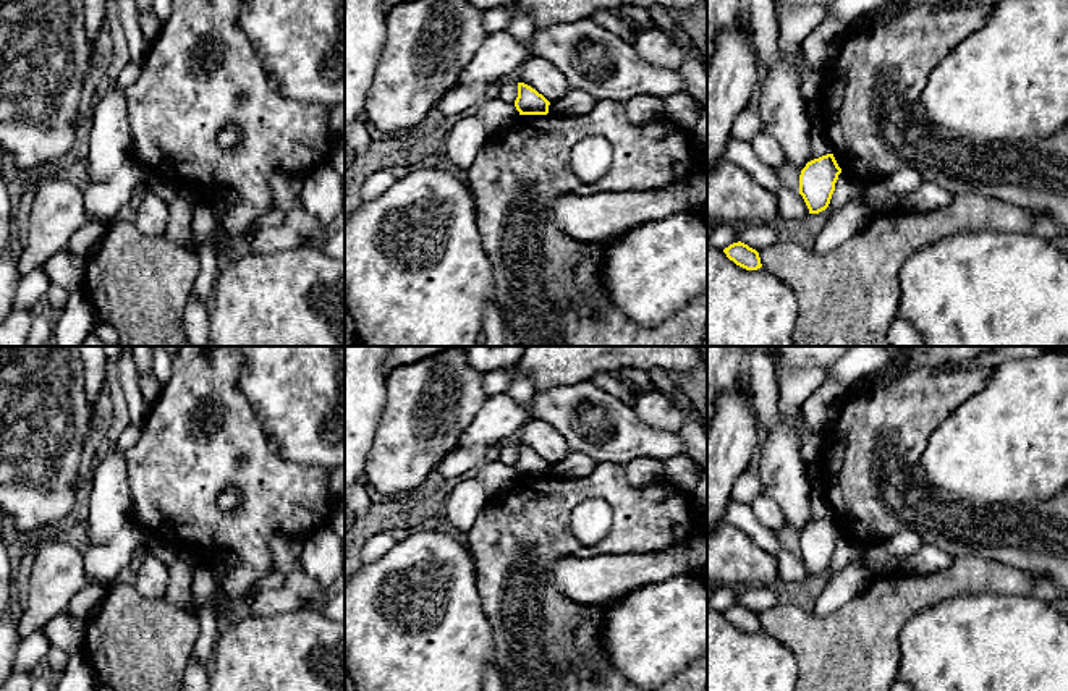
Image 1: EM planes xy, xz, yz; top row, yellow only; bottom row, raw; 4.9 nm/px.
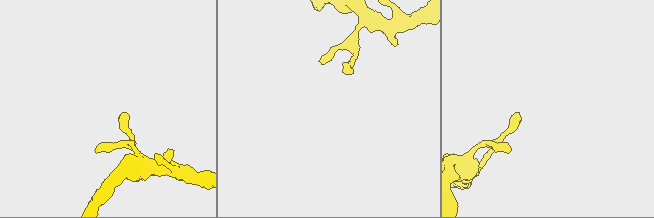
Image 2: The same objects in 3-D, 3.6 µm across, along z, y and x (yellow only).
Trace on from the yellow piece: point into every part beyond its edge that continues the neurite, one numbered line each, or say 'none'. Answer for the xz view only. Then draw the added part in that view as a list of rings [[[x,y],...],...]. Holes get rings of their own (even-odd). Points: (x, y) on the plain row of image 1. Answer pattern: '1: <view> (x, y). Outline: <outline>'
none

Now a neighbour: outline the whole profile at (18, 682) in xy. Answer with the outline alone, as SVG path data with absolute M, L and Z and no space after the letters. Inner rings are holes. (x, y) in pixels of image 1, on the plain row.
M31 672L11 673L10 678L0 685L0 691L31 691Z

